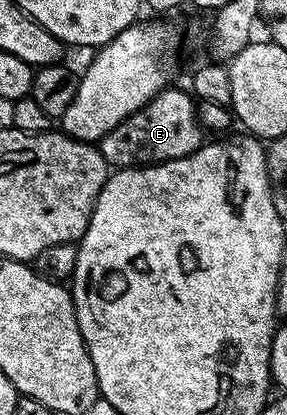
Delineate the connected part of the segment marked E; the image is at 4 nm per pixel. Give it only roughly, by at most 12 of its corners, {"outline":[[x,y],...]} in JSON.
{"outline":[[169,87],[98,148],[113,170],[198,152],[191,92]]}

